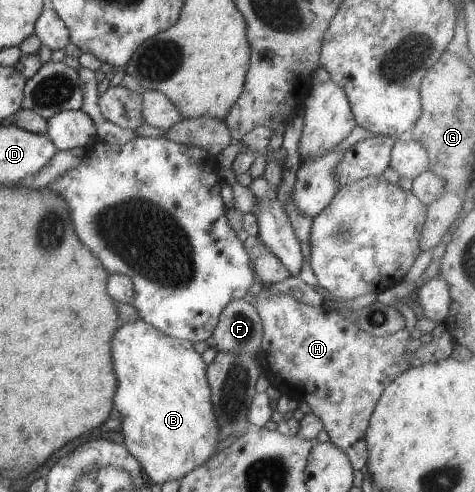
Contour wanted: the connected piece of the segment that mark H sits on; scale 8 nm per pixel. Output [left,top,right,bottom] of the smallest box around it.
[253,287,422,471]

